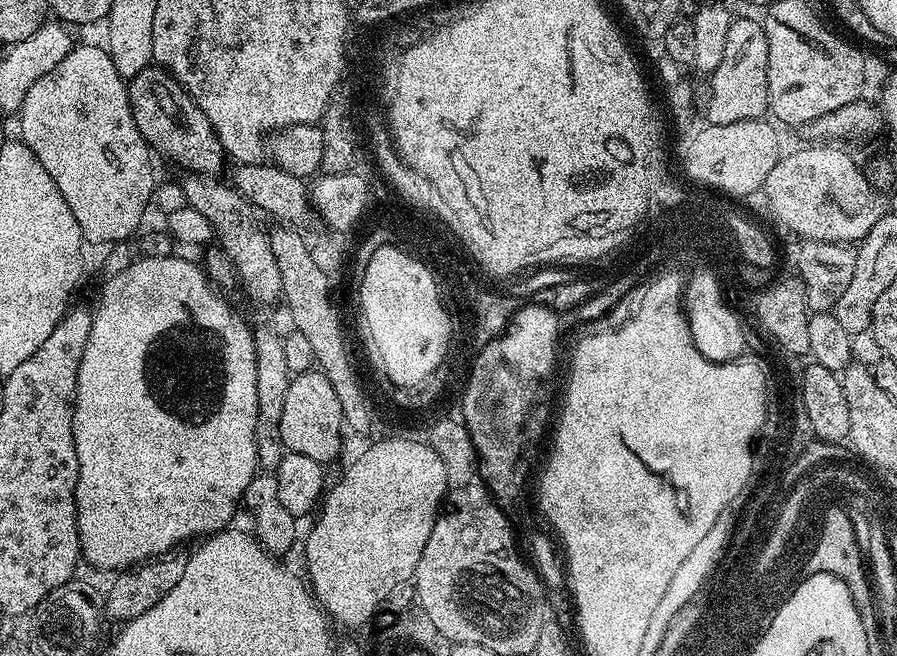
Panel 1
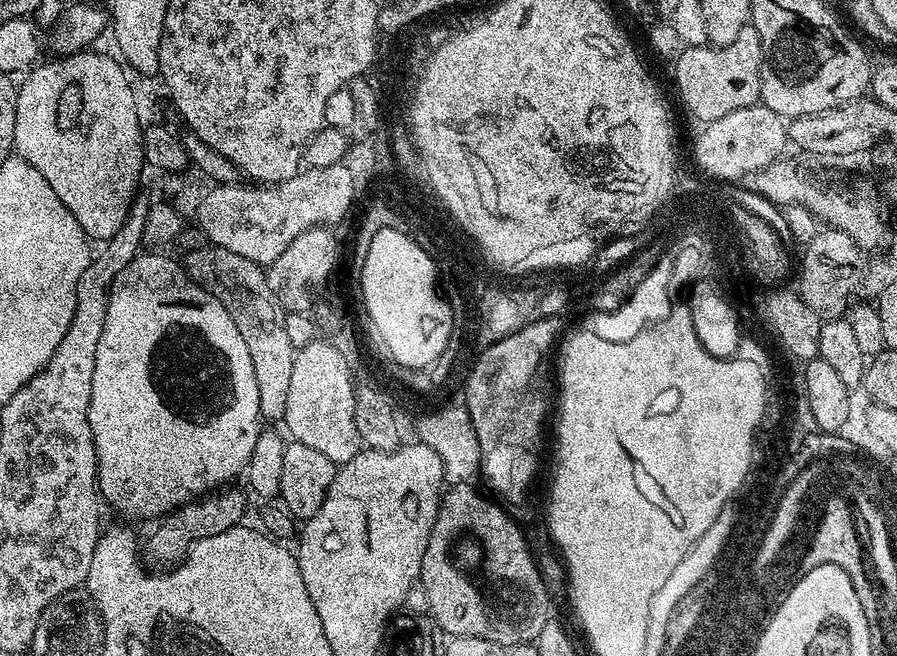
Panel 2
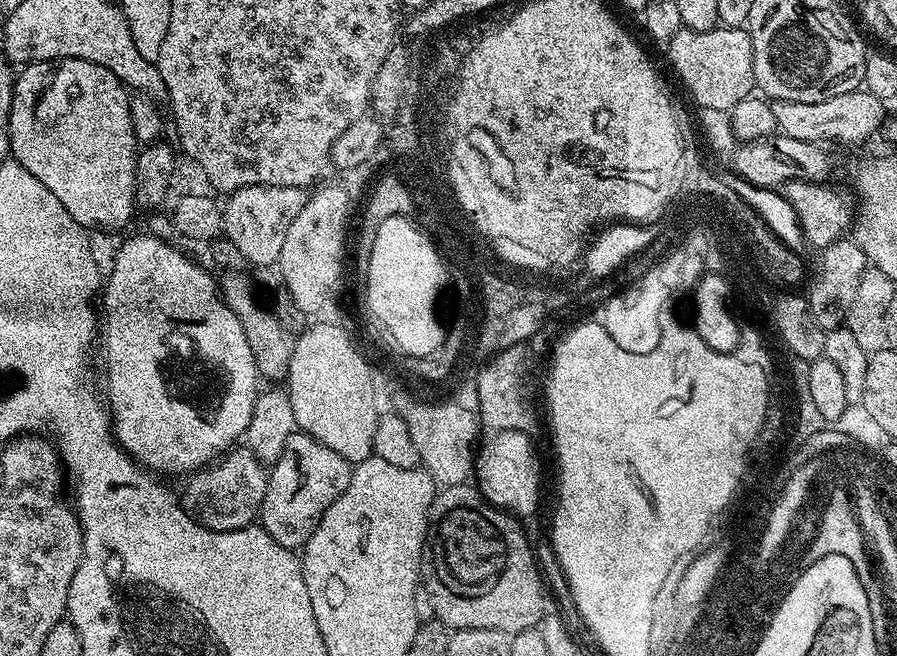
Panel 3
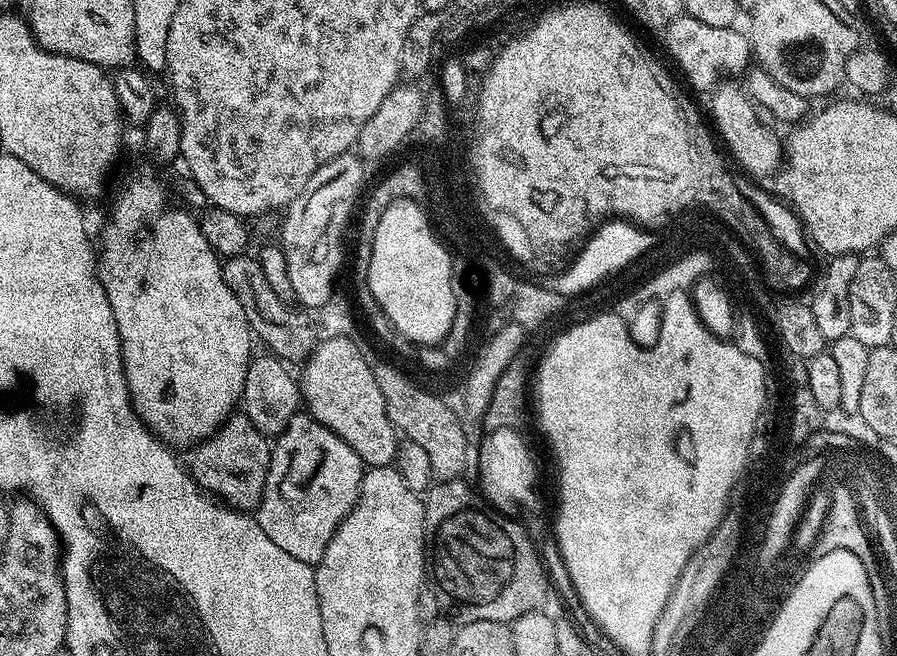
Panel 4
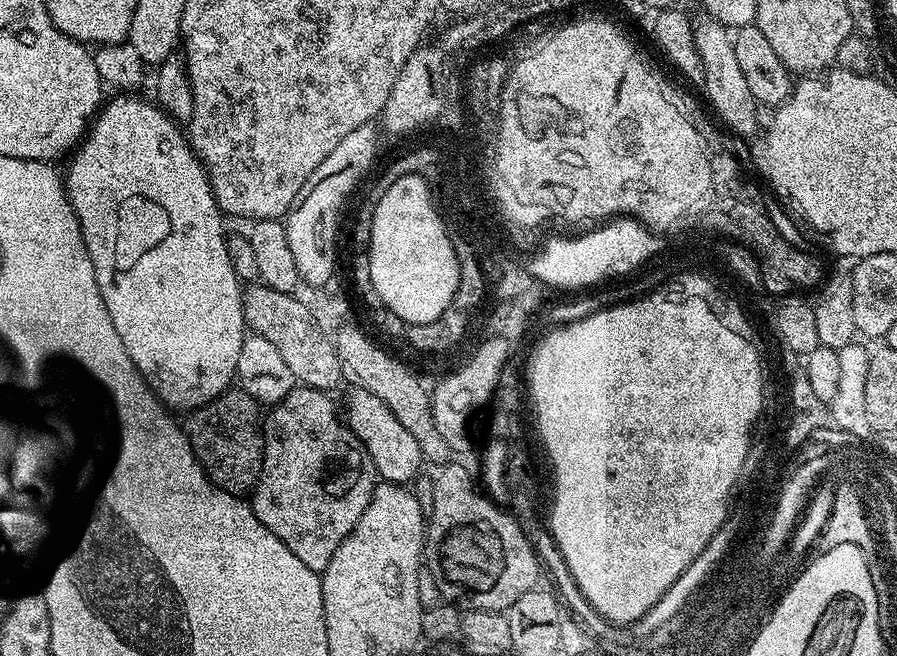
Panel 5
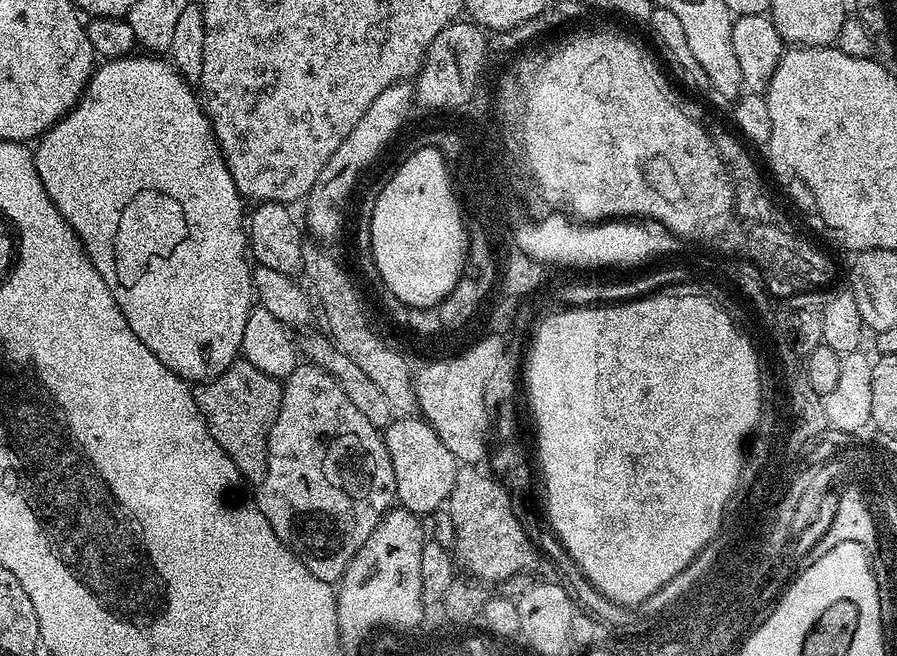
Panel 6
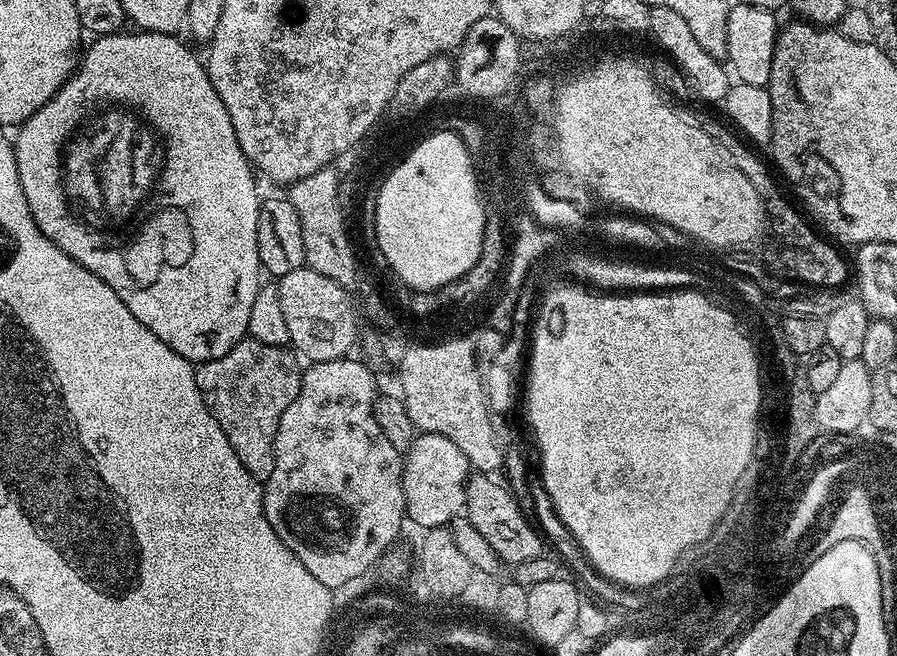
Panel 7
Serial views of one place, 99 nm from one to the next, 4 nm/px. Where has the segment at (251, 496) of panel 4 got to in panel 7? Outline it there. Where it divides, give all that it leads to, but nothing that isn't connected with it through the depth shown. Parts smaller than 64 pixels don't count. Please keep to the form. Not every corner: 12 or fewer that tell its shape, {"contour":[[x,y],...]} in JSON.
{"contour":[[238,341],[211,408],[257,482],[302,368],[287,347]]}

